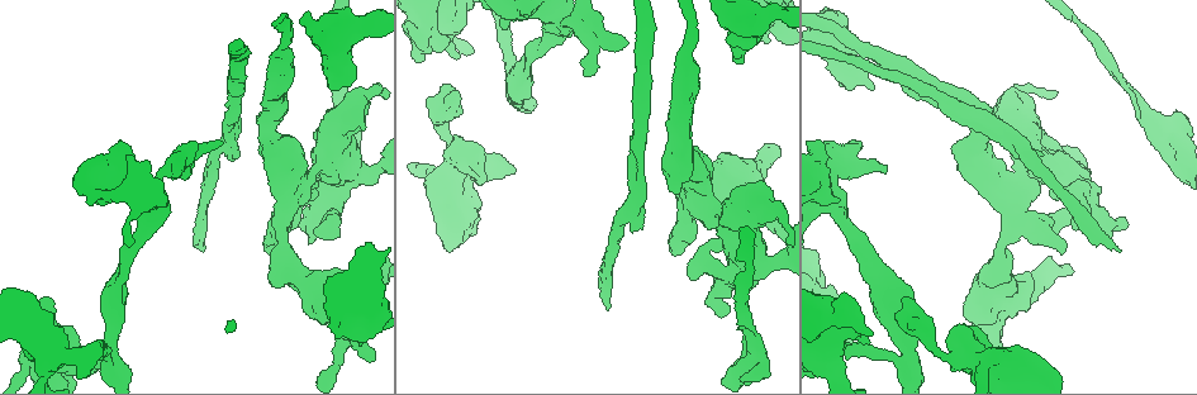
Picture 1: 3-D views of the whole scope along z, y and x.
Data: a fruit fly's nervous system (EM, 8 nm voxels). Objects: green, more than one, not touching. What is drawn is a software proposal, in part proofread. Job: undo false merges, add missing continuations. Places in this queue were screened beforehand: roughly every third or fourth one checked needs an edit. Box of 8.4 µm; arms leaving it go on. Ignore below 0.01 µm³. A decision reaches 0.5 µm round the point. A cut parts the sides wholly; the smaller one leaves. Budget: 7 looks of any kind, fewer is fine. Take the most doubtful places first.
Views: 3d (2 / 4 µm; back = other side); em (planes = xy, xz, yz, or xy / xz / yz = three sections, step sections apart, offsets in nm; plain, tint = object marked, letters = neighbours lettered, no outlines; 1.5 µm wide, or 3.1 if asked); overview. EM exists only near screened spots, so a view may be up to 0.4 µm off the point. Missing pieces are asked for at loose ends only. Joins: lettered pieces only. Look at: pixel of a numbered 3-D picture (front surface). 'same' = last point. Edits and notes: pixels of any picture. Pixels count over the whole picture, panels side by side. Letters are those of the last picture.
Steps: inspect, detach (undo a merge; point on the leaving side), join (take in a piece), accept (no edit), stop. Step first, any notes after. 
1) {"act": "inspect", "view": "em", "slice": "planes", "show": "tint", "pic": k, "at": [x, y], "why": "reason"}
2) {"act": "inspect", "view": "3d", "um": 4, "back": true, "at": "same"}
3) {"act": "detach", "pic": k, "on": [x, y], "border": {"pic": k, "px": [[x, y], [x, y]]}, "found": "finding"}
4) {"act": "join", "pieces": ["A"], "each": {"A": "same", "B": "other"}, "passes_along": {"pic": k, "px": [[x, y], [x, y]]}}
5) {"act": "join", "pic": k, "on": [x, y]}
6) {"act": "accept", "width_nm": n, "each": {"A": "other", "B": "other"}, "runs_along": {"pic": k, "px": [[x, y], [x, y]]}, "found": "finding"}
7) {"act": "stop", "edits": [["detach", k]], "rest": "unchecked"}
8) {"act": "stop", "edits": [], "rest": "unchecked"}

{"act": "inspect", "view": "em", "slice": "planes", "show": "plain", "pic": 1, "at": [48, 298], "why": "an open end"}

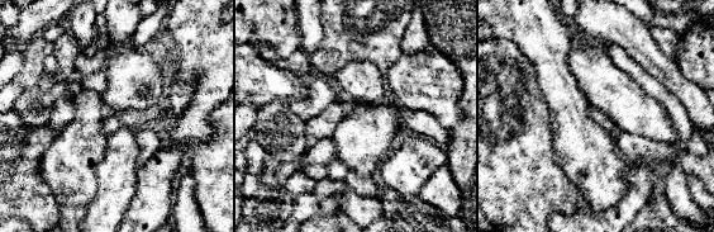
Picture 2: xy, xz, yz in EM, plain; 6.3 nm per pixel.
{"act": "inspect", "view": "em", "slice": "planes", "show": "letters", "at": "same", "why": "see the neighbours"}

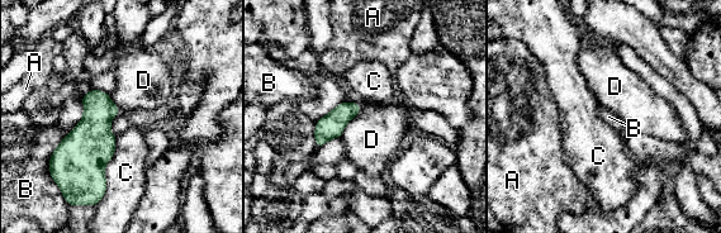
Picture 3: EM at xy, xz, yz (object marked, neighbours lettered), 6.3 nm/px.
{"act": "accept", "longest_contact_nm": ["C", 300], "each": {"A": "other", "B": "other", "C": "other", "D": "other"}, "found": "none of them fits"}

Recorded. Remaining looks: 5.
{"act": "inspect", "view": "em", "um": 3.1, "slice": "yz", "step": 8, "show": "letters", "pic": 1, "at": [366, 356], "why": "branch stops here"}

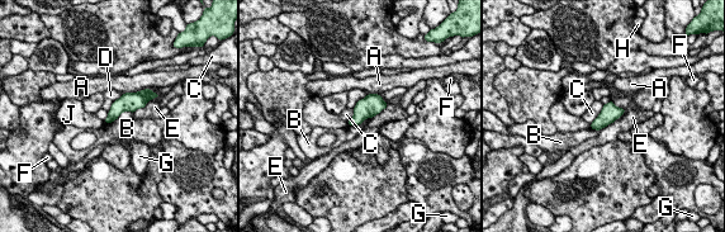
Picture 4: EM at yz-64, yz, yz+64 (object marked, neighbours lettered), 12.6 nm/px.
{"act": "accept", "each": {"A": "other", "B": "other", "C": "other", "D": "other", "E": "other", "F": "other", "G": "other", "H": "other", "J": "other"}, "border": {"pic": 4, "px": [[132, 112], [104, 123]]}, "found": "none of them fits"}

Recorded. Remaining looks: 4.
{"act": "inspect", "view": "3d", "um": 2, "pic": 1, "at": [766, 356], "why": "branch stops here"}

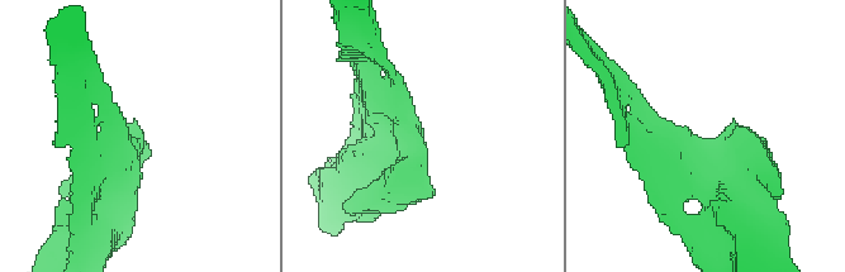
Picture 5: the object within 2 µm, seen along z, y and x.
{"act": "inspect", "view": "em", "slice": "xz", "step": 8, "show": "letters", "pic": 5, "at": [719, 137]}

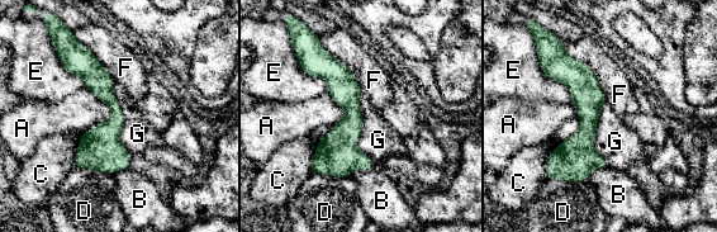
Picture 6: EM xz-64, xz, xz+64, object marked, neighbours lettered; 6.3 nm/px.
{"act": "accept", "each": {"A": "other", "B": "other", "C": "other", "D": "other", "E": "other", "F": "other", "G": "other"}, "border": {"pic": 6, "px": [[85, 86], [110, 114], [82, 132]]}, "found": "none of them fits"}

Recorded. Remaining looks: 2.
{"act": "stop", "edits": [], "rest": "unchecked"}

